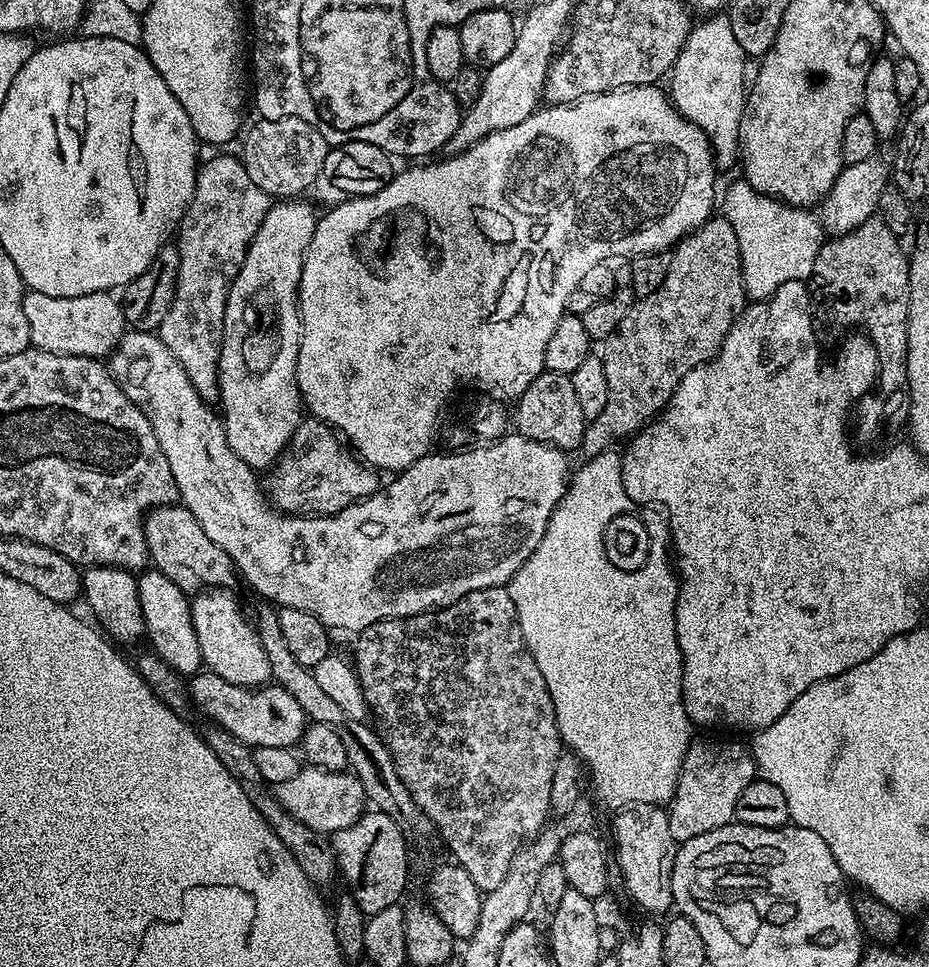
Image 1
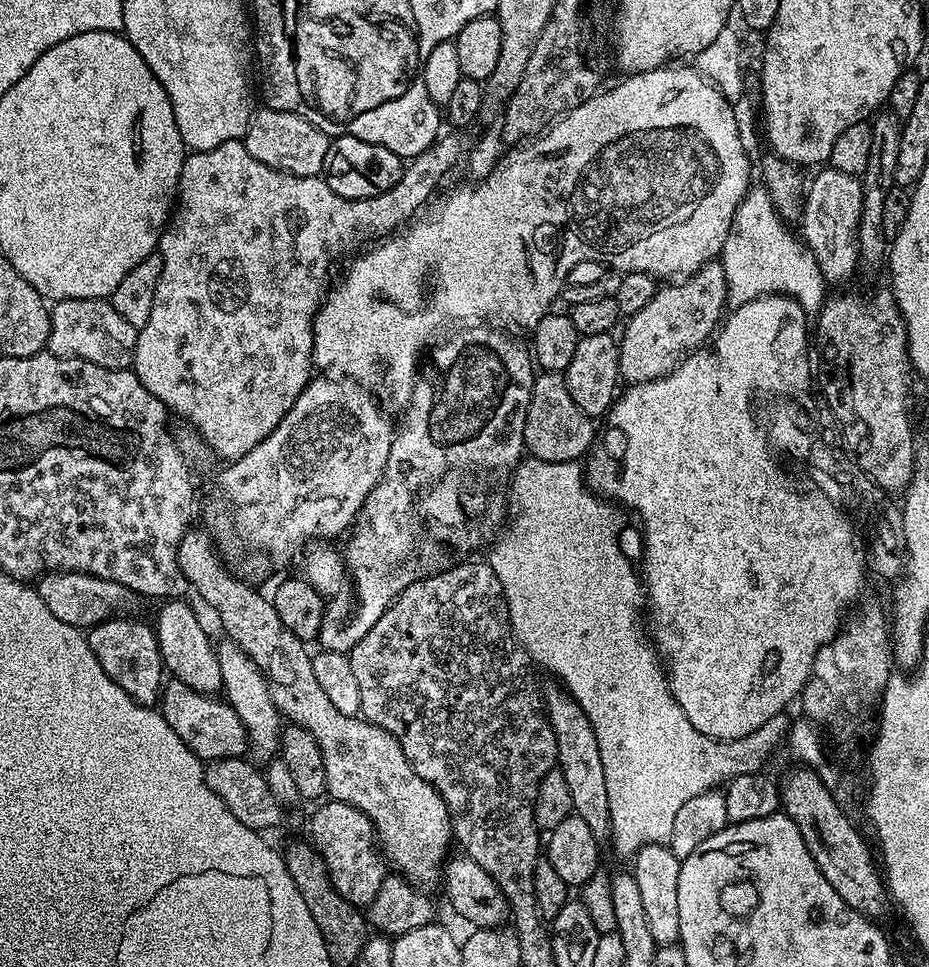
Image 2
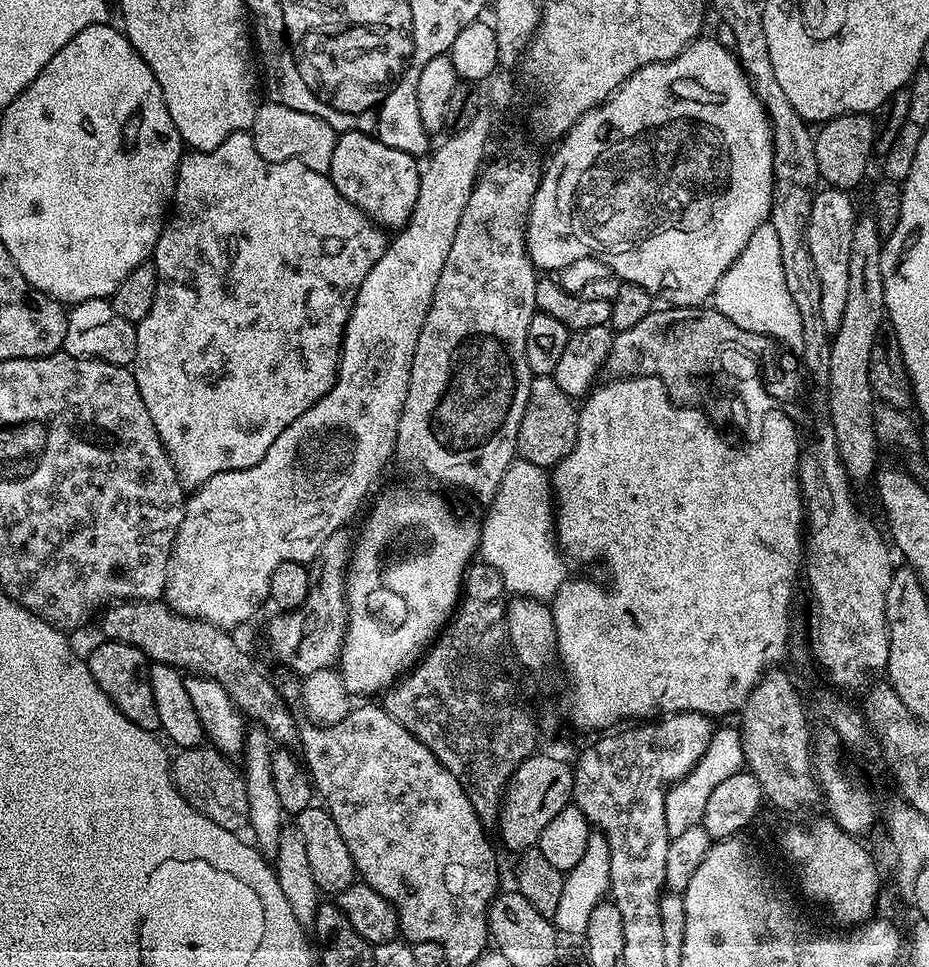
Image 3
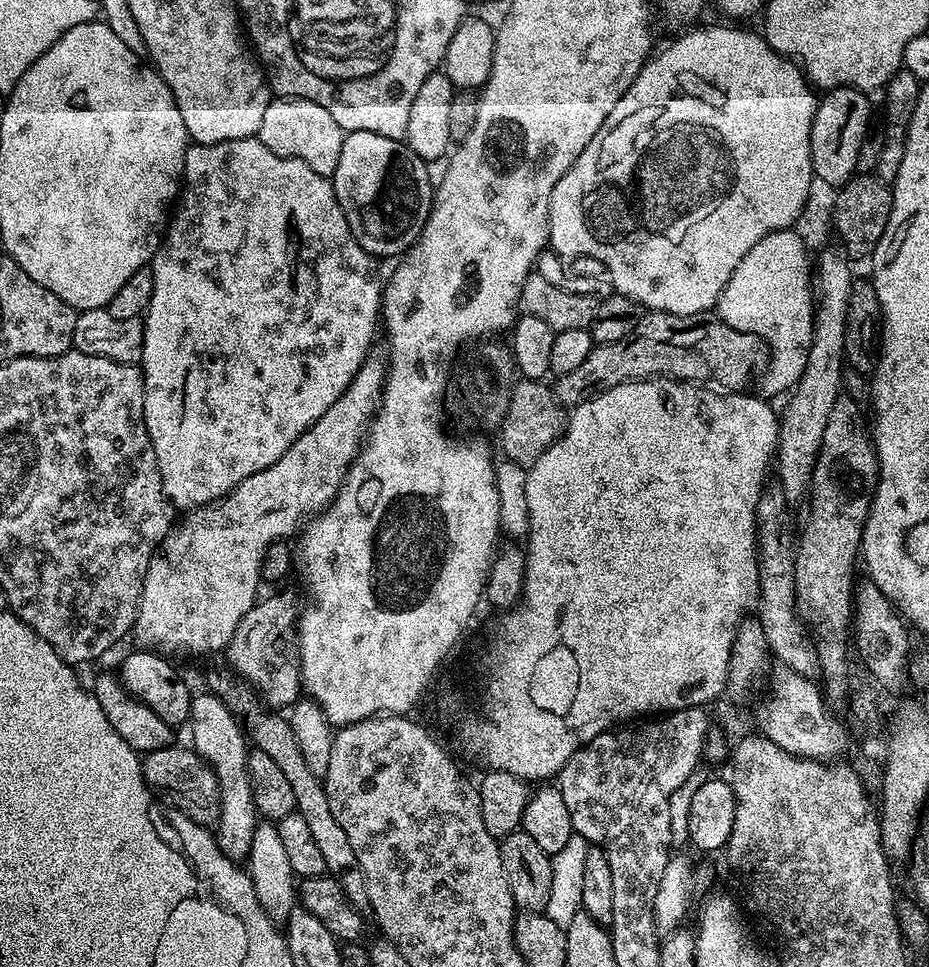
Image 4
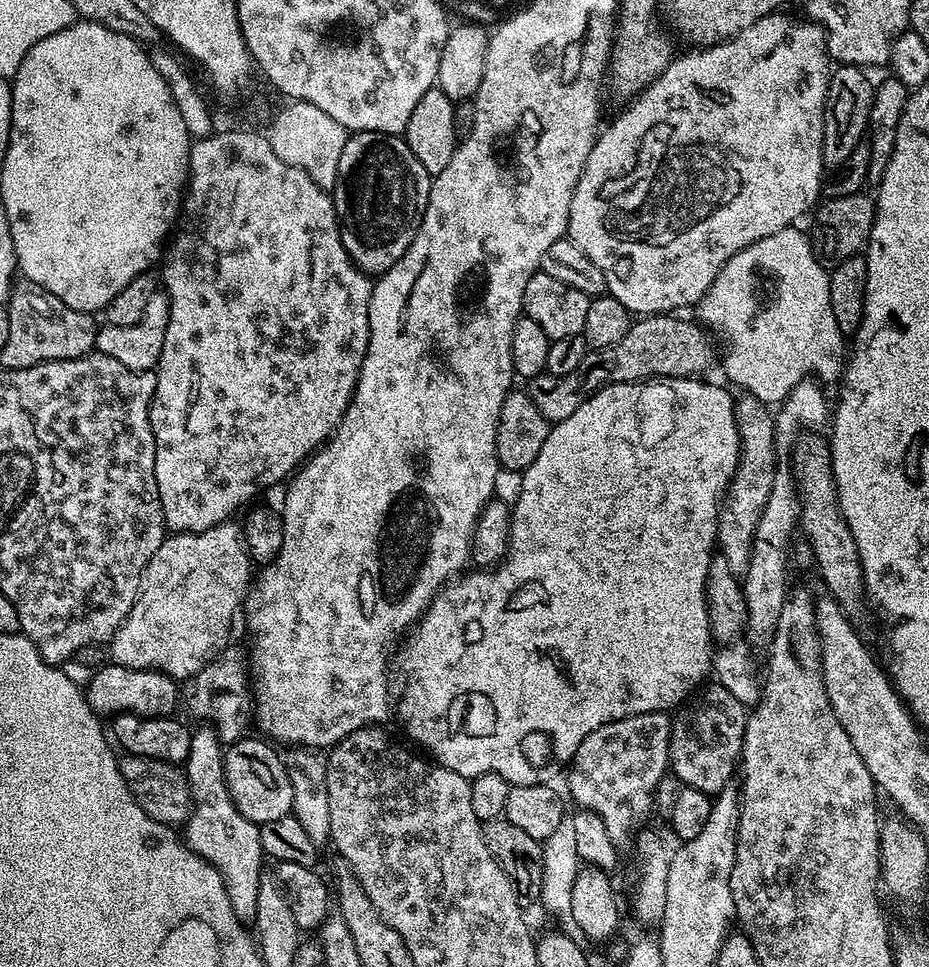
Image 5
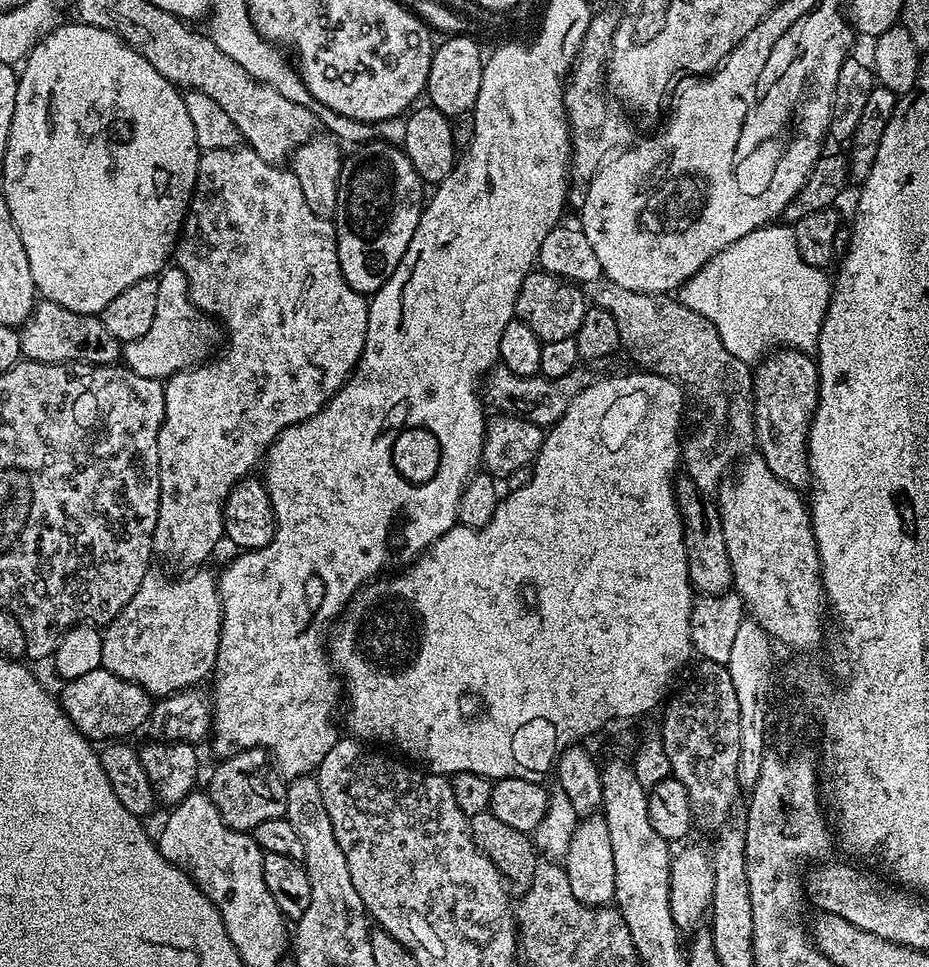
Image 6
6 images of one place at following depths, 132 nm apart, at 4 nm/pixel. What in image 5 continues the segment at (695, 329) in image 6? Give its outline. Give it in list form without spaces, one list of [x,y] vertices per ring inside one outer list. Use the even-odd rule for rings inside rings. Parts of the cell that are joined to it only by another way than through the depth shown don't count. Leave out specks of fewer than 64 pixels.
[[[747,394],[735,397],[736,425],[740,435],[740,462],[732,483],[728,485],[726,499],[721,503],[720,515],[716,517],[716,543],[719,555],[730,562],[730,570],[737,578],[748,574],[748,563],[752,557],[752,539],[756,537],[756,527],[762,510],[770,498],[778,461],[776,452],[776,422],[769,405]]]

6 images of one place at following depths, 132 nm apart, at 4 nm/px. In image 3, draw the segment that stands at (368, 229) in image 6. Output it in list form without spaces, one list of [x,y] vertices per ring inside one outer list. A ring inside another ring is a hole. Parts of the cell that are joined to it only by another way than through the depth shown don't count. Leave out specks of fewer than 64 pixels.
[[[341,132],[336,137],[334,158],[330,162],[327,175],[338,191],[358,210],[362,210],[373,224],[379,224],[385,230],[399,230],[407,226],[414,206],[418,202],[421,171],[417,157],[406,154],[402,150],[394,150],[394,146],[386,146],[373,136],[367,136],[361,132]]]

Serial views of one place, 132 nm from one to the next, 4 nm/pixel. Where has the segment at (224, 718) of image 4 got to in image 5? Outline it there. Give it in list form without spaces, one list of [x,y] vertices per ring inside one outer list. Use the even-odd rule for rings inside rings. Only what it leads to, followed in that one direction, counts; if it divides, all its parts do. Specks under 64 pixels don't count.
[[[200,726],[192,733],[186,761],[188,785],[192,791],[192,812],[182,828],[182,839],[194,854],[216,867],[226,886],[229,909],[237,920],[252,922],[258,910],[258,886],[266,857],[260,841],[260,825],[242,818],[230,798],[224,777],[224,748],[215,727]]]

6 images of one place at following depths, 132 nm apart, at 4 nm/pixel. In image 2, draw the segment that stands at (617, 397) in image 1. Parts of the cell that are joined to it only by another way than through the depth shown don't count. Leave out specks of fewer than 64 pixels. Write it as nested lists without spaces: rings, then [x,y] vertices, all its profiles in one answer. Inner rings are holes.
[[[719,262],[702,266],[693,276],[686,276],[665,284],[668,284],[665,288],[664,285],[657,287],[654,298],[650,298],[650,303],[642,306],[638,314],[627,317],[625,324],[628,325],[625,326],[624,333],[619,333],[620,378],[625,385],[648,384],[651,380],[660,380],[670,375],[686,357],[692,355],[697,348],[705,347],[713,339],[725,315],[728,287],[726,286],[726,270]]]

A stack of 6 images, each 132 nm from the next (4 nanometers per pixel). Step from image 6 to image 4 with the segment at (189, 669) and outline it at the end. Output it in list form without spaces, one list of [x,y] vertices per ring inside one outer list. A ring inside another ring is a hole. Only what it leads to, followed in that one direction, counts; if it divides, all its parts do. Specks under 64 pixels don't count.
[[[369,354],[365,358],[342,398],[338,398],[338,402],[334,402],[334,406],[330,406],[330,410],[326,410],[326,414],[322,414],[314,426],[307,428],[294,446],[290,446],[290,450],[286,450],[286,454],[274,462],[274,466],[258,474],[250,474],[250,478],[246,478],[233,492],[215,504],[191,509],[185,515],[188,517],[181,524],[179,521],[160,543],[148,564],[140,609],[136,615],[134,637],[141,649],[155,650],[161,654],[189,652],[192,656],[204,656],[219,648],[220,651],[227,649],[230,638],[234,638],[234,630],[238,630],[238,622],[242,622],[261,595],[260,564],[266,550],[274,543],[295,537],[310,514],[323,512],[344,485],[348,469],[360,453],[368,425],[380,406],[384,379],[388,376],[387,359],[383,355],[376,355]]]

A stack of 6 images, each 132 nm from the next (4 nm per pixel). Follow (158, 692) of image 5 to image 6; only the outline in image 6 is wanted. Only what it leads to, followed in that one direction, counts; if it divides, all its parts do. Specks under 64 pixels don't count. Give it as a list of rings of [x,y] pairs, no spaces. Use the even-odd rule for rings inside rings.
[[[103,666],[90,670],[90,674],[82,674],[82,678],[67,681],[63,687],[58,692],[60,707],[73,726],[93,742],[116,742],[128,738],[131,732],[139,728],[141,731],[148,723],[154,703],[153,697],[142,686],[133,680],[118,678]]]

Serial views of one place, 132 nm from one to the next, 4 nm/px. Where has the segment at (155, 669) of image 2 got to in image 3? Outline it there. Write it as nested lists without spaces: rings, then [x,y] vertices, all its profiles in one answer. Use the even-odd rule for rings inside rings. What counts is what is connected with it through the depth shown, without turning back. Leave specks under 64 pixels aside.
[[[104,640],[92,653],[87,653],[86,659],[94,682],[102,686],[106,698],[110,698],[110,702],[114,702],[114,706],[122,710],[130,722],[134,722],[134,726],[142,726],[142,730],[147,732],[156,732],[160,728],[158,706],[154,706],[154,690],[148,677],[150,661],[142,654],[142,650],[138,650],[138,646]]]

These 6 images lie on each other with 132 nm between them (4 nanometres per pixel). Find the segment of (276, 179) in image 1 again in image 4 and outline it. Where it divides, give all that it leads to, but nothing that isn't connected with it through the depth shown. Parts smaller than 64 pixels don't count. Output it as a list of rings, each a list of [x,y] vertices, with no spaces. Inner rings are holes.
[[[276,98],[266,106],[258,139],[267,148],[274,150],[274,154],[298,158],[306,162],[310,170],[330,178],[338,166],[338,154],[342,154],[345,135],[344,129],[338,126],[338,122],[334,122],[334,118],[330,118],[322,106],[309,100]]]

